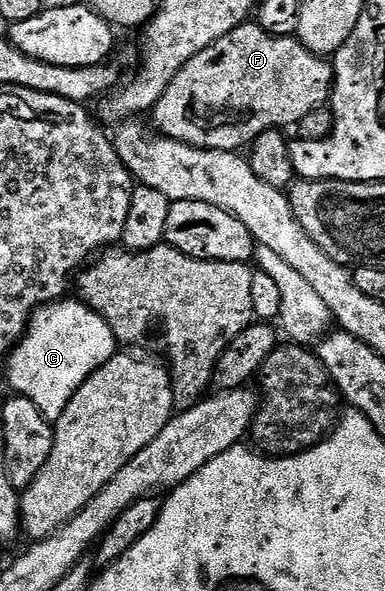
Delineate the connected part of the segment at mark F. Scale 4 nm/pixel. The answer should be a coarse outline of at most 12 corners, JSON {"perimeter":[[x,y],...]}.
{"perimeter":[[237,25],[152,110],[163,137],[233,153],[331,100],[334,66]]}

